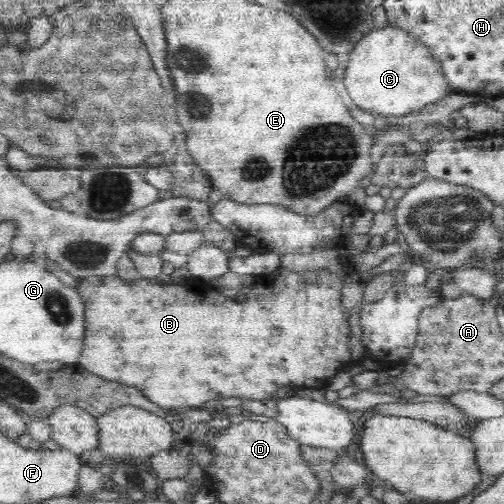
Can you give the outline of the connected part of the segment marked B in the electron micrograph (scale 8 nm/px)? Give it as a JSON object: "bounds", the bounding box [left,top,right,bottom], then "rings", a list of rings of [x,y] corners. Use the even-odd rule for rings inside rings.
{"bounds":[76,247,356,410],"rings":[[[342,247],[339,248],[340,254],[346,258],[345,269],[340,269],[335,272],[332,270],[302,270],[300,272],[286,271],[279,267],[274,274],[272,284],[263,284],[260,287],[260,300],[258,297],[249,297],[240,303],[234,299],[224,298],[220,294],[194,294],[198,290],[202,290],[202,286],[194,285],[191,287],[181,288],[174,286],[167,282],[153,282],[144,279],[138,279],[132,283],[126,283],[120,280],[116,275],[112,276],[90,276],[86,279],[79,280],[76,284],[76,289],[79,292],[80,298],[84,303],[84,326],[85,337],[83,349],[80,354],[79,364],[88,372],[101,376],[106,380],[115,380],[128,386],[140,389],[140,392],[154,404],[162,408],[170,410],[183,410],[186,408],[202,407],[205,402],[210,400],[220,401],[222,398],[230,398],[231,396],[240,397],[242,400],[264,400],[273,398],[280,386],[290,386],[294,384],[301,387],[308,388],[322,388],[324,382],[335,376],[338,371],[346,369],[346,364],[353,358],[350,355],[350,345],[348,345],[349,336],[349,314],[344,313],[340,309],[340,290],[344,288],[344,280],[352,272],[356,272],[350,268],[350,258],[352,255],[347,254],[347,250]],[[178,292],[188,292],[186,298],[178,296]]]}

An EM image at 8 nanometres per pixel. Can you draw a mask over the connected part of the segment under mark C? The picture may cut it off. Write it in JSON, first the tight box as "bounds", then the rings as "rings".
{"bounds":[343,25,452,117],"rings":[[[390,25],[370,30],[350,54],[343,76],[346,100],[375,117],[405,116],[452,92],[441,72],[442,63],[432,61],[428,49],[407,32]]]}

